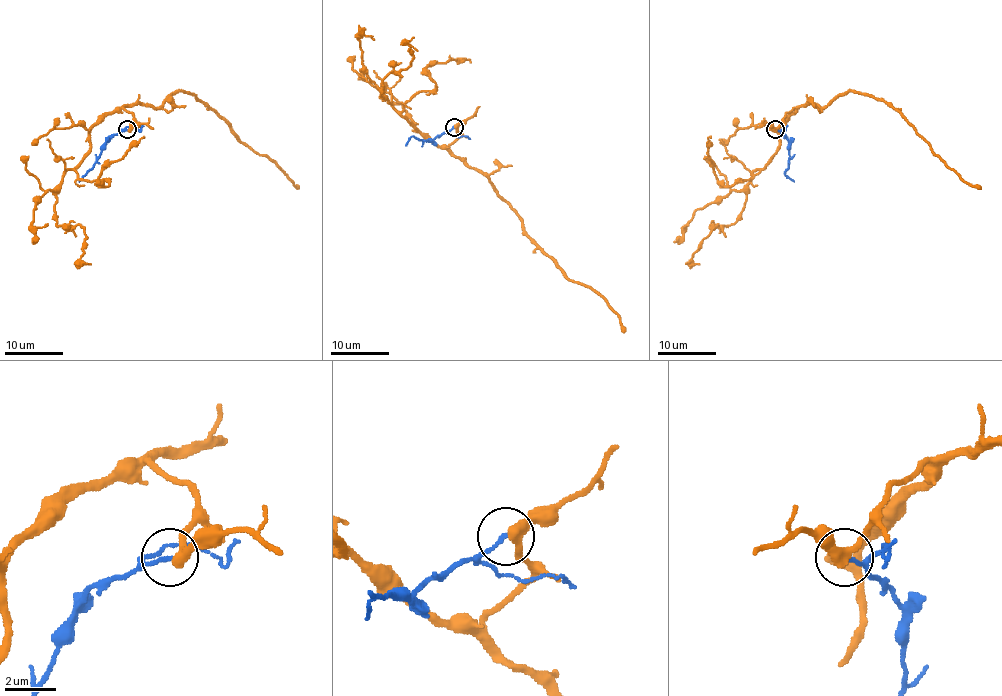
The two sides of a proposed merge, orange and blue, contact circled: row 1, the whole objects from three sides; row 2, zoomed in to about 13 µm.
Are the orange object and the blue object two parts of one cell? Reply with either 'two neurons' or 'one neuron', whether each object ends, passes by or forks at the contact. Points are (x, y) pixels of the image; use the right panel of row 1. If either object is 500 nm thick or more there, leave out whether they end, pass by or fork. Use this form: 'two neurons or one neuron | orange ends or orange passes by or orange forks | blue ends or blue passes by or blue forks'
two neurons | orange passes by | blue ends

